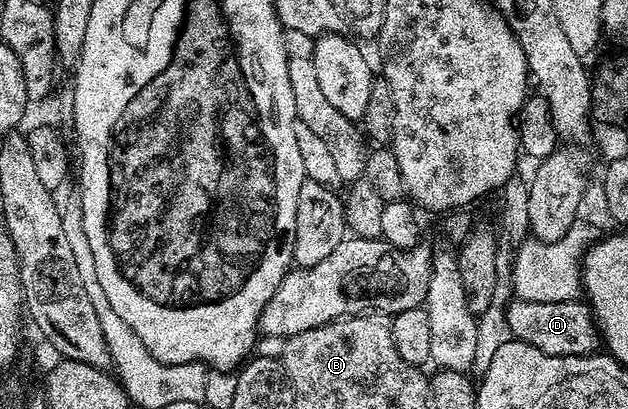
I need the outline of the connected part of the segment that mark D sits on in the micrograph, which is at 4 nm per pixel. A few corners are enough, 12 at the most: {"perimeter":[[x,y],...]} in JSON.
{"perimeter":[[586,302],[507,306],[512,336],[550,355],[594,355]]}

